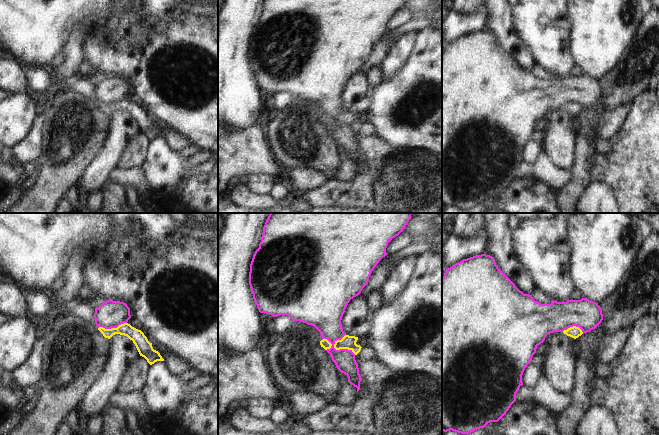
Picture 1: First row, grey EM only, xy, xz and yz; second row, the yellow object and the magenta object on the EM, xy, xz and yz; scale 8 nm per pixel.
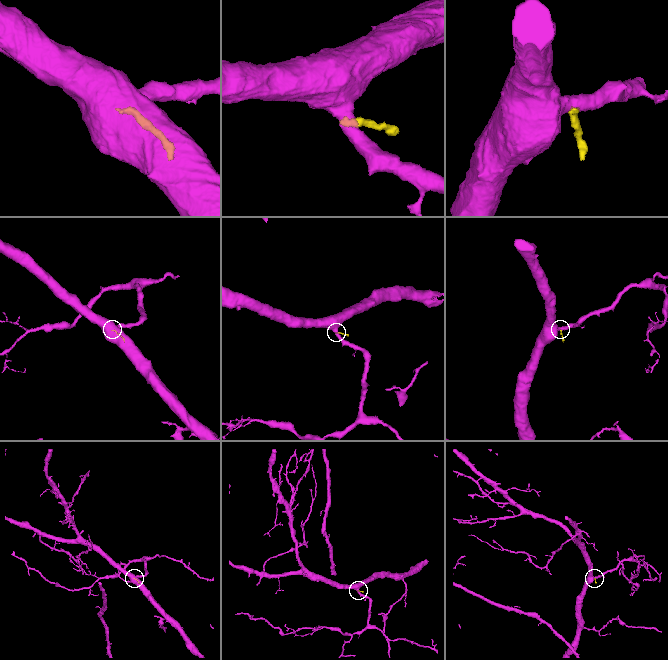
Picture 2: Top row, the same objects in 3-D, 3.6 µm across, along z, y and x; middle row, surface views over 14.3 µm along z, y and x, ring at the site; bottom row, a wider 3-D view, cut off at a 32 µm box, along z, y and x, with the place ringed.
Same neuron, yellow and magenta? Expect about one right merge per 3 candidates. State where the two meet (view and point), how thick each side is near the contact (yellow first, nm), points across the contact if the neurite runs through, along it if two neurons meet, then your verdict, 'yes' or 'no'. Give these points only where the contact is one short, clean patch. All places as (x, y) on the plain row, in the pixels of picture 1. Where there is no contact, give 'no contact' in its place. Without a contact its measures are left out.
contact xz (339, 125); calibres 110 and 220 nm; border xz (322, 115), (326, 115), (336, 125), (350, 125), (355, 130); no

